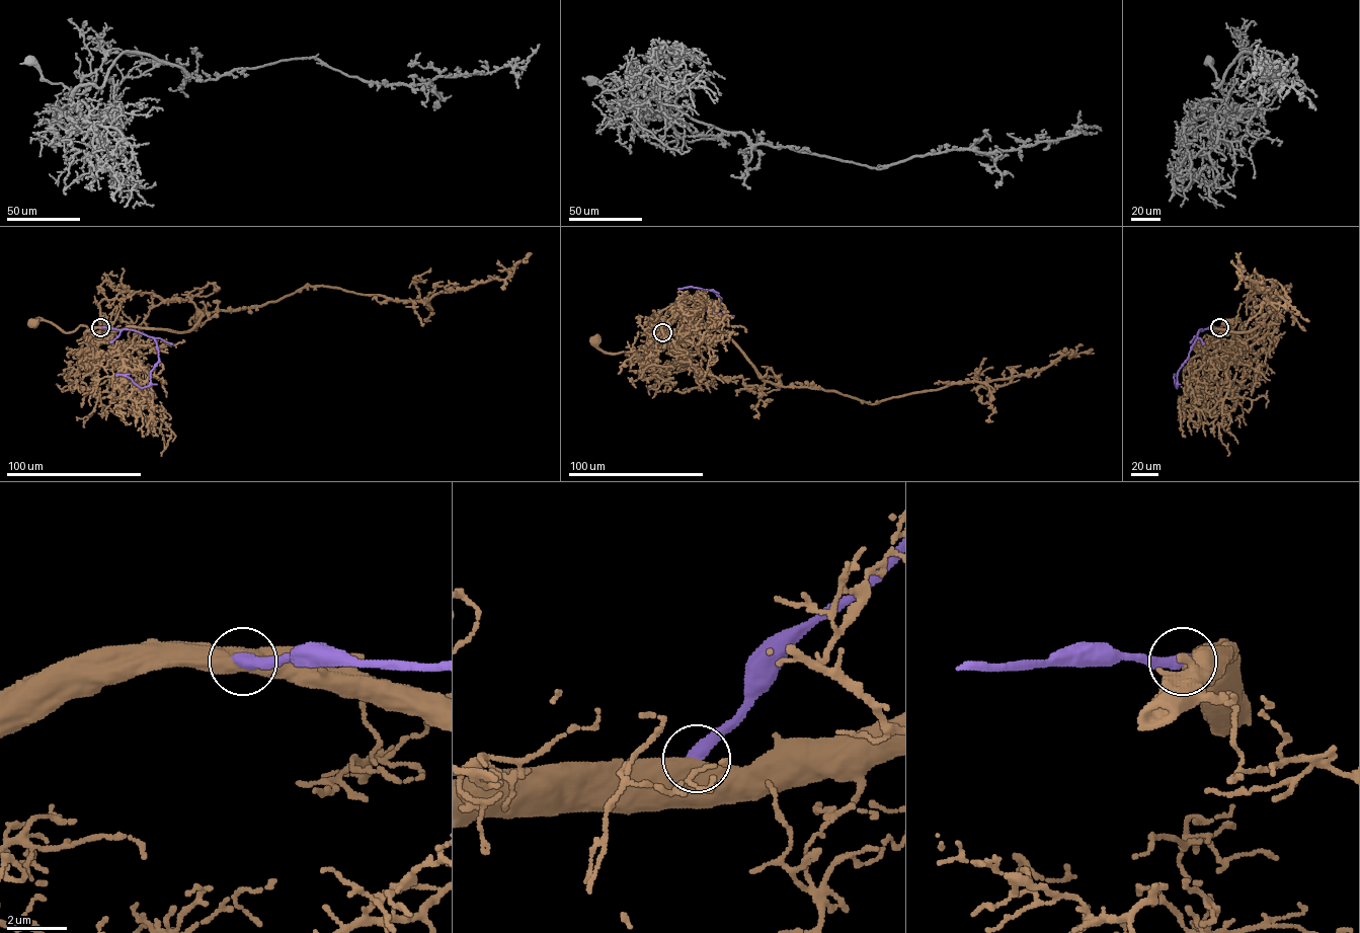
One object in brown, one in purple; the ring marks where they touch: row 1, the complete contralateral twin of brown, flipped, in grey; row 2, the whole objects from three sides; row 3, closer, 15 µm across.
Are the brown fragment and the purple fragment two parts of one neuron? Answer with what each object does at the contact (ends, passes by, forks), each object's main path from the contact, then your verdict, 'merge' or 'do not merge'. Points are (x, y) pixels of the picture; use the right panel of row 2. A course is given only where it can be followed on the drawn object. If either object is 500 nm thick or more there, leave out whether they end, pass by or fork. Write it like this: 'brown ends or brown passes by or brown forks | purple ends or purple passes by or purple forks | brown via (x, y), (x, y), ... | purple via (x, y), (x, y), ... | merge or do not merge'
brown via (1219, 327), (1235, 340), (1246, 325), (1240, 332), (1238, 320), (1228, 323) | purple via (1219, 327), (1198, 330), (1188, 358), (1177, 373), (1177, 388), (1174, 378), (1176, 376) | do not merge

